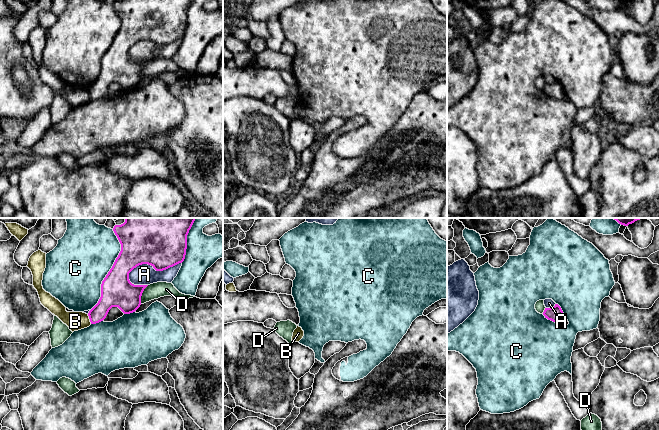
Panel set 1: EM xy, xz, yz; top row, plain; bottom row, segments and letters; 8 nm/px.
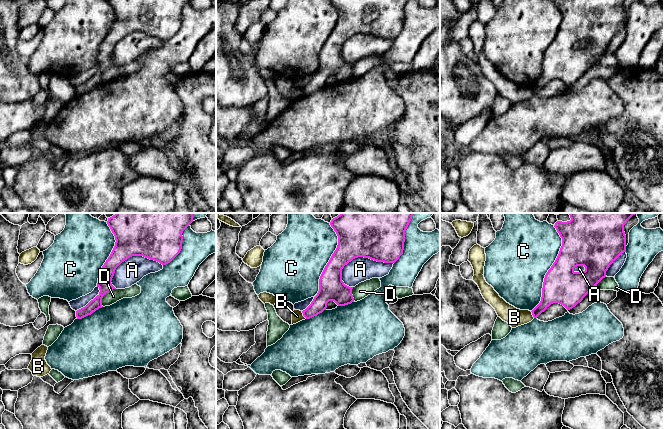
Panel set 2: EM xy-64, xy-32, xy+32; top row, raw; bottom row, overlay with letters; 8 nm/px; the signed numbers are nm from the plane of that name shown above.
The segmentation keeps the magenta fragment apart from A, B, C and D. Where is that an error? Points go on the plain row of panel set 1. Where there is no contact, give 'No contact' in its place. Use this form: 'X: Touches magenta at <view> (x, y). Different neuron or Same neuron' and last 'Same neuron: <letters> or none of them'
A: Touches magenta at xy (153, 43). Different neuron
B: Touches magenta at xy (89, 94). Different neuron
C: Touches magenta at xy (110, 46). Different neuron
D: Touches magenta at xy (141, 70). Different neuron
Same neuron: none of them

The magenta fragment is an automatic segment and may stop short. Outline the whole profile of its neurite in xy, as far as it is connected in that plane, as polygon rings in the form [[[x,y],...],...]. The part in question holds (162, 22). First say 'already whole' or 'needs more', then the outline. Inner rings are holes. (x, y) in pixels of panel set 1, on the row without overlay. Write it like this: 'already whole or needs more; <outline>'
already whole; [[[121,0],[115,1],[113,7],[117,12],[121,27],[112,44],[101,60],[101,73],[98,79],[89,87],[91,100],[103,97],[112,83],[118,83],[124,90],[135,88],[141,81],[141,72],[148,61],[134,61],[129,56],[129,49],[139,41],[151,41],[156,47],[163,47],[182,39],[187,25],[187,11],[193,0]]]

